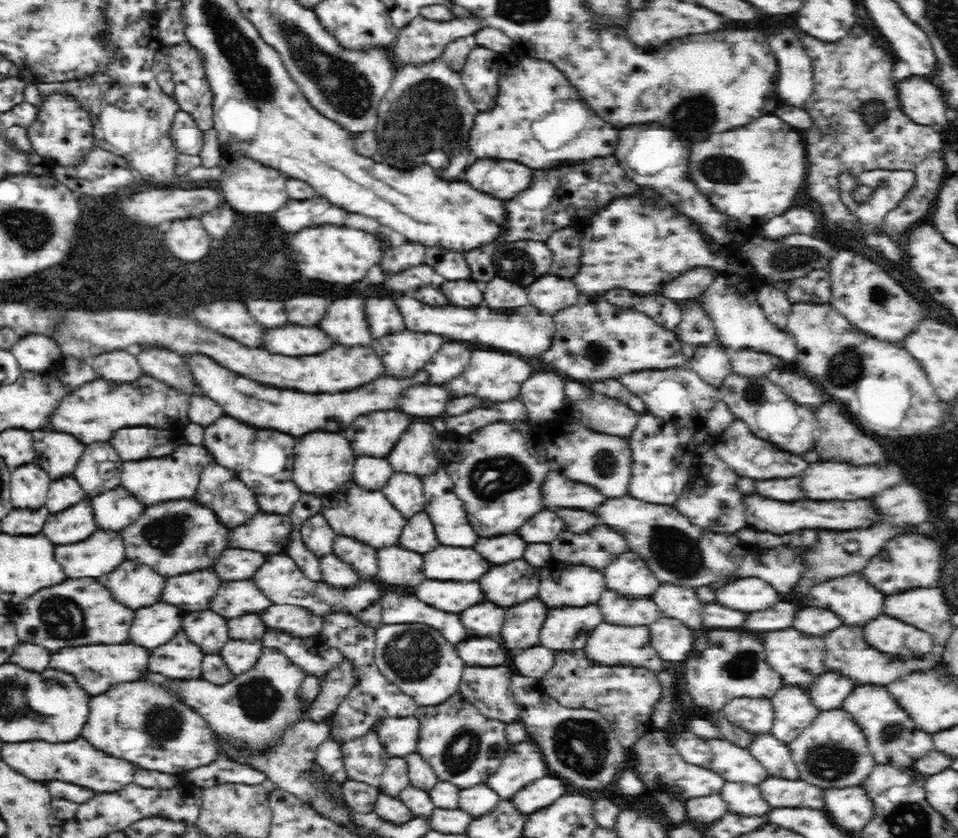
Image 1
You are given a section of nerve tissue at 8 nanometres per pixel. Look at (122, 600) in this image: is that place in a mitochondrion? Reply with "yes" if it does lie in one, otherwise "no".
no

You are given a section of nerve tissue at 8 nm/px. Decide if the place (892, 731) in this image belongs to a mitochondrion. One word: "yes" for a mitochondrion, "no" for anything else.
yes

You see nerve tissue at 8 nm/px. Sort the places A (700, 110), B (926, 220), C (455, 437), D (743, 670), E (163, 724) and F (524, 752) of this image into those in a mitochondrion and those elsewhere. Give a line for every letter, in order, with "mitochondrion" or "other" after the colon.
A: mitochondrion
B: other
C: other
D: mitochondrion
E: mitochondrion
F: other

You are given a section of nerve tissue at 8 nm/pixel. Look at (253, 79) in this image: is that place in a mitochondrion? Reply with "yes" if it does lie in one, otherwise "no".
yes

